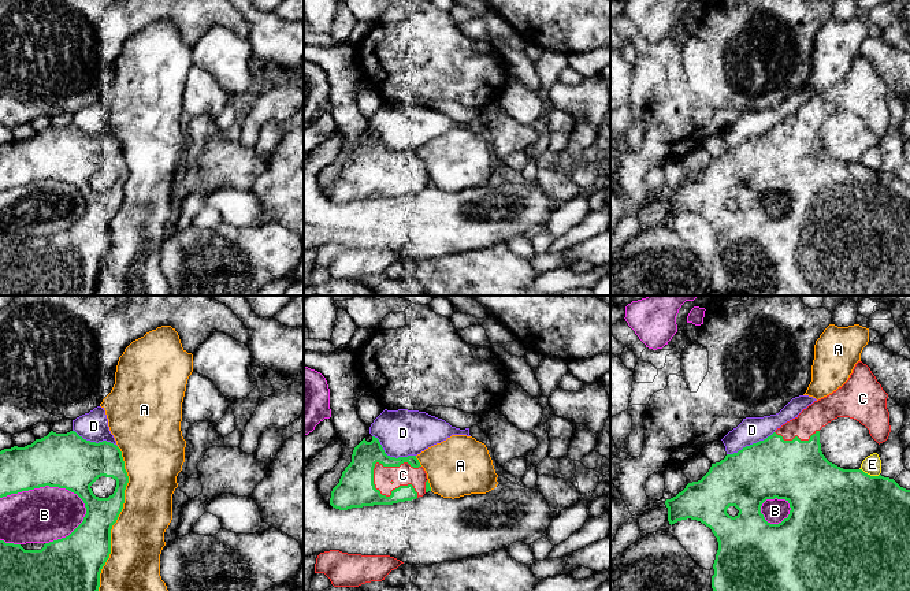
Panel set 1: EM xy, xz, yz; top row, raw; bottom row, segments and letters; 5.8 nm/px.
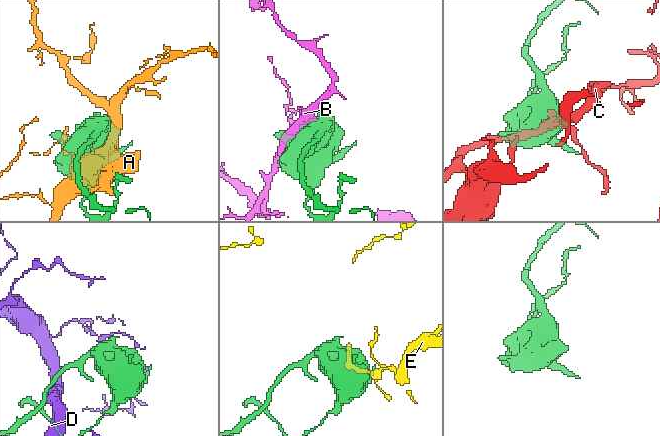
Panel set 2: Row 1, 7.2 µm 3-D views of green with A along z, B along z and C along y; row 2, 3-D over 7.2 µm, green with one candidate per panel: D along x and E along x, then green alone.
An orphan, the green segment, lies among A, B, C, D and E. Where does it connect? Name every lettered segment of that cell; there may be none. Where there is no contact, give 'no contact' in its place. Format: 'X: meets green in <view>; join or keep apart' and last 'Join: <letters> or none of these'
A: meets green in xy; keep apart
B: meets green in xy; keep apart
C: meets green in xz; join
D: meets green in xz; keep apart
E: meets green in yz; keep apart
Join: C

